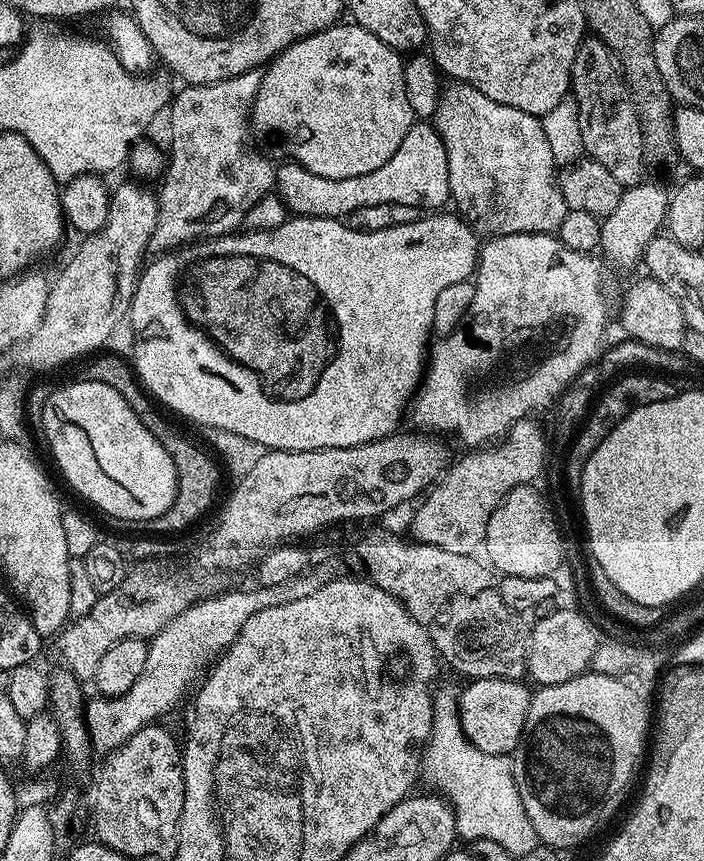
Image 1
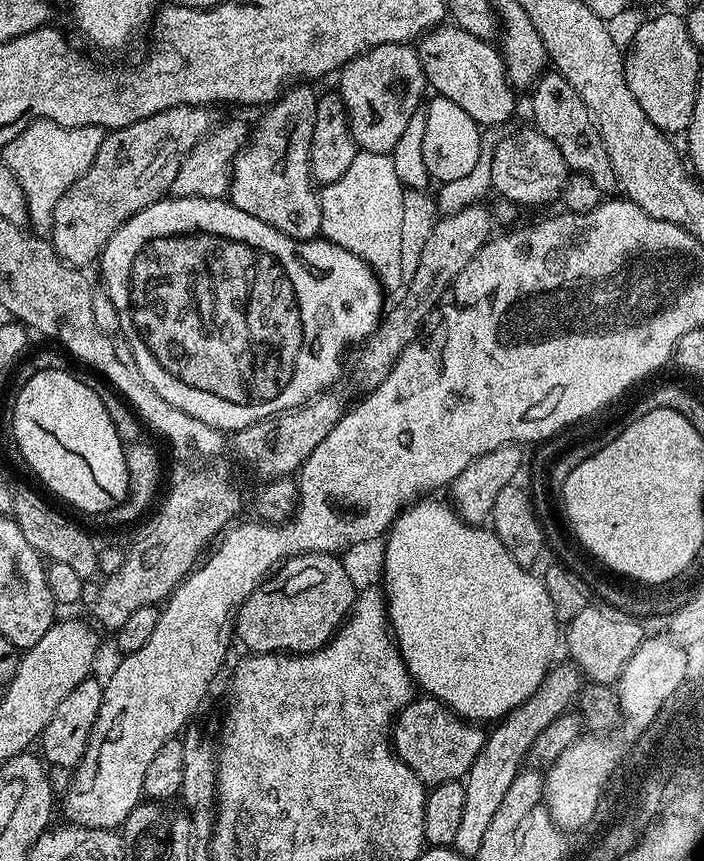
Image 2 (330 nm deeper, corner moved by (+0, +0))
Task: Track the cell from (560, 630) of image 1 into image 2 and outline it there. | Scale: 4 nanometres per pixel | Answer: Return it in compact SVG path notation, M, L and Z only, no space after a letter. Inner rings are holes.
M605 603L588 604L586 610L578 614L578 618L566 624L566 648L568 644L568 652L572 655L569 657L593 684L615 685L626 662L630 662L634 650L638 650L644 639L643 626L637 617Z

